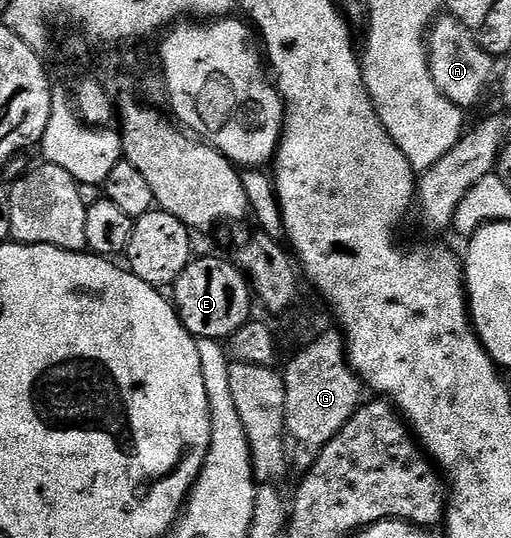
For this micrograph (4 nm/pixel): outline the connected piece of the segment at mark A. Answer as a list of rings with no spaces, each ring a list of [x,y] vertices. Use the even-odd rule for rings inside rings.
[[[438,16],[437,20],[429,26],[427,48],[431,79],[435,79],[435,87],[439,87],[442,98],[455,103],[458,110],[461,111],[479,104],[485,88],[492,81],[494,84],[495,81],[495,73],[493,77],[494,58],[490,54],[484,53],[479,47],[479,43],[475,43],[475,39],[467,31],[467,27],[463,27],[463,23],[459,23],[459,19],[454,17]]]

